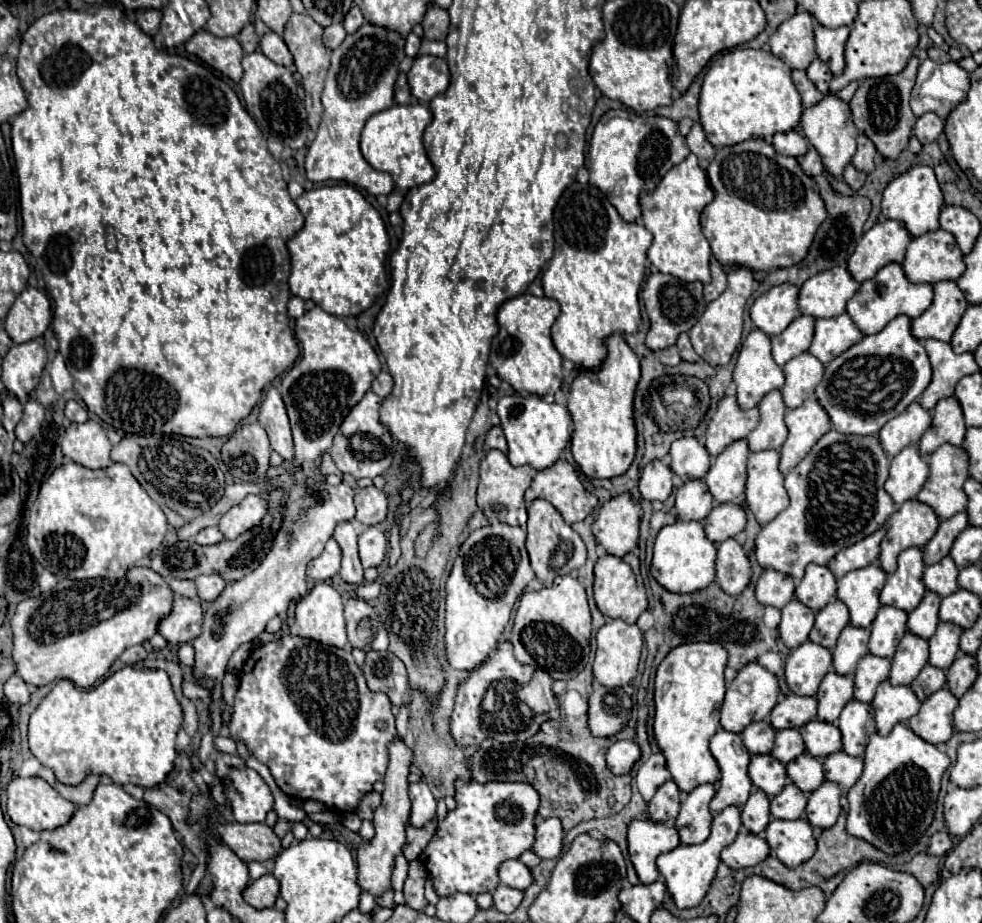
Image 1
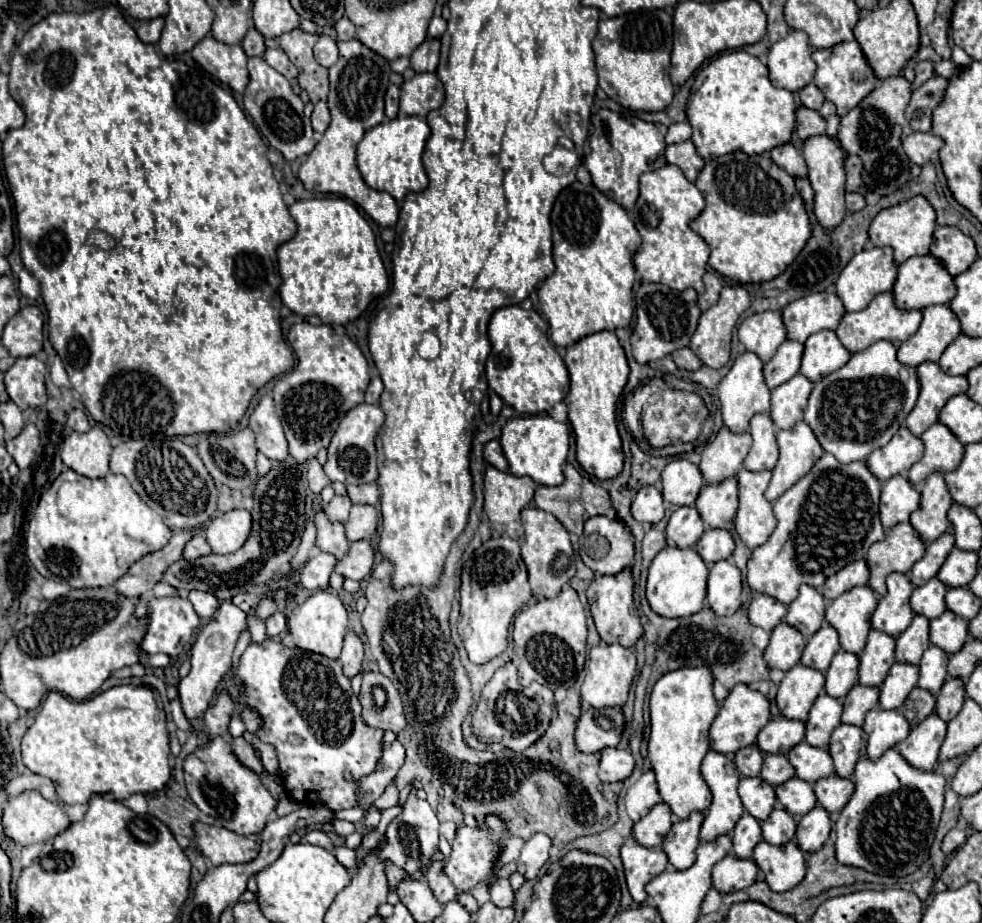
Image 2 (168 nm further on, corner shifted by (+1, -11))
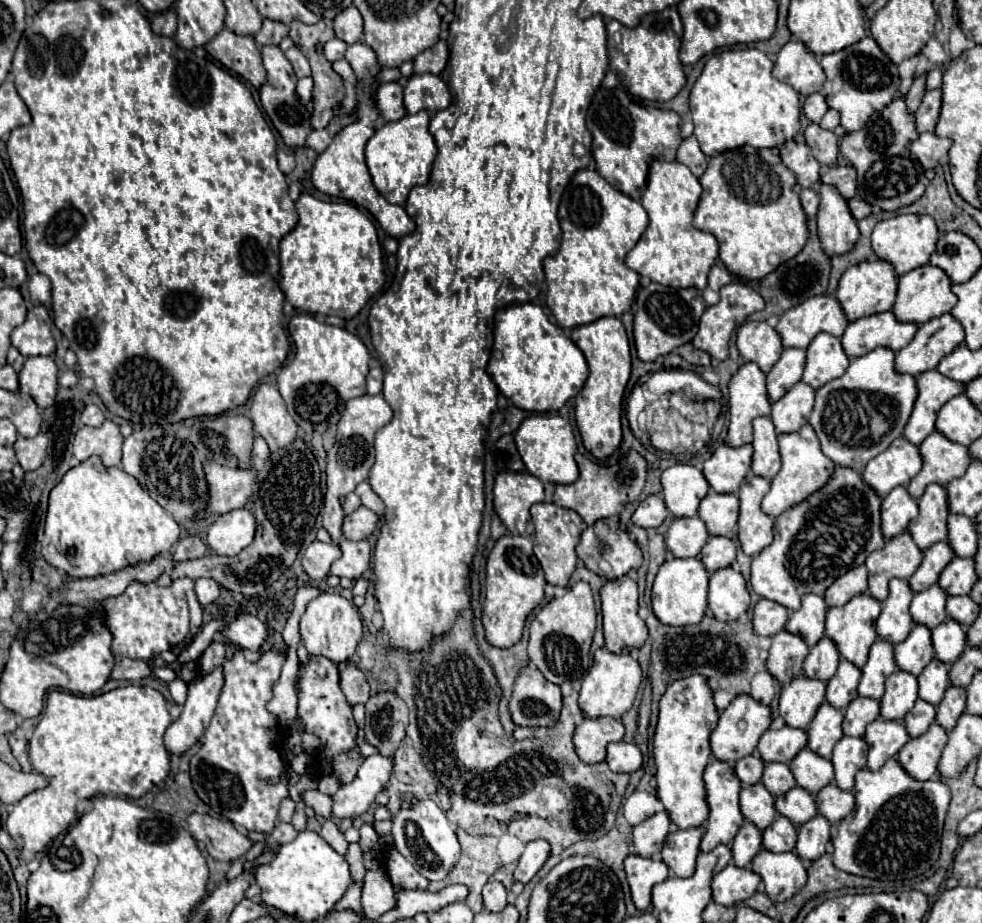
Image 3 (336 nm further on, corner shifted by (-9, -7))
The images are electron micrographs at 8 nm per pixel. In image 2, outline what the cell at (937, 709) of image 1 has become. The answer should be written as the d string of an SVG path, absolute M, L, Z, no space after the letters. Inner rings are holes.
M930 714L924 722L910 730L910 736L902 740L896 750L916 770L934 770L938 764L938 752L946 736L946 722L936 714Z

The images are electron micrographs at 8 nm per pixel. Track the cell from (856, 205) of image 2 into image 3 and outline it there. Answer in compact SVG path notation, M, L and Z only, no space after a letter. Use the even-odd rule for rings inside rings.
M858 198L848 200L848 208L850 208L850 212L852 212L852 216L856 220L862 220L862 218L866 218L872 212L872 206L866 204L866 200L858 200Z

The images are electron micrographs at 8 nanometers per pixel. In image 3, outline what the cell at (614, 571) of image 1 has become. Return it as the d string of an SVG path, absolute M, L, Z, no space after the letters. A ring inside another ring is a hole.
M620 576L618 580L608 580L600 588L602 616L604 616L604 638L610 652L626 652L632 648L642 648L648 638L648 628L638 616L638 586L630 576Z

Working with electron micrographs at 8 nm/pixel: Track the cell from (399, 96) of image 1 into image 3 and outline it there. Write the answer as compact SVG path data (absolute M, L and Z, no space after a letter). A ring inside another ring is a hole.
M388 82L382 84L378 88L378 108L380 114L386 122L390 120L400 120L402 116L406 116L406 108L404 108L404 88L398 82Z

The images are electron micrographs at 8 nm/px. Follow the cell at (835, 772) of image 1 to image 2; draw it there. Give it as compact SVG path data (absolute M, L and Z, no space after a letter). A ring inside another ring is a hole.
M832 774L814 784L814 794L828 814L840 812L852 796L852 780L840 780L840 776Z

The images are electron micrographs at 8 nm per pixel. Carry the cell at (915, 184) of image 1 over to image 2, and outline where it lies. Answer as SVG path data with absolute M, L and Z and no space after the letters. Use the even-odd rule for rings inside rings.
M914 196L910 200L904 200L892 208L882 210L870 224L868 236L874 246L890 246L894 250L894 262L902 264L912 256L924 256L928 254L928 248L932 244L932 234L936 228L936 214L928 200L924 196Z

